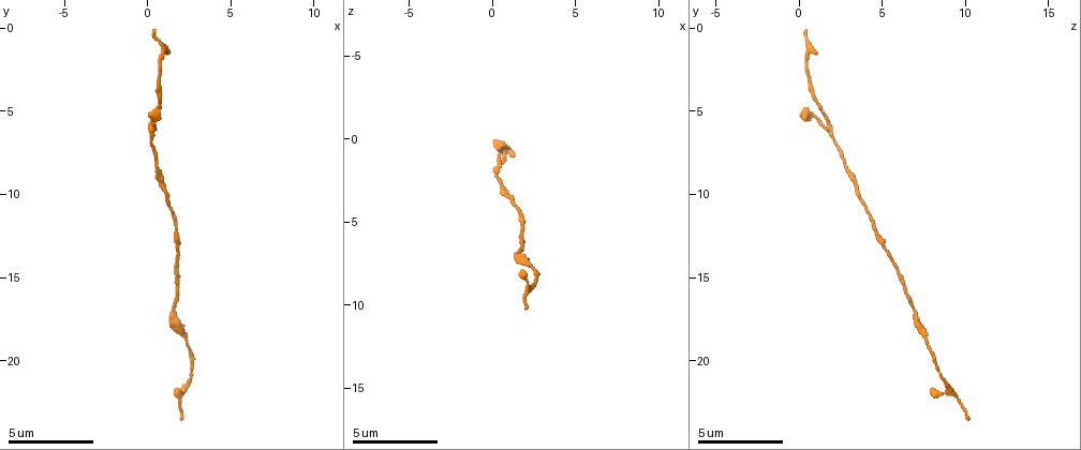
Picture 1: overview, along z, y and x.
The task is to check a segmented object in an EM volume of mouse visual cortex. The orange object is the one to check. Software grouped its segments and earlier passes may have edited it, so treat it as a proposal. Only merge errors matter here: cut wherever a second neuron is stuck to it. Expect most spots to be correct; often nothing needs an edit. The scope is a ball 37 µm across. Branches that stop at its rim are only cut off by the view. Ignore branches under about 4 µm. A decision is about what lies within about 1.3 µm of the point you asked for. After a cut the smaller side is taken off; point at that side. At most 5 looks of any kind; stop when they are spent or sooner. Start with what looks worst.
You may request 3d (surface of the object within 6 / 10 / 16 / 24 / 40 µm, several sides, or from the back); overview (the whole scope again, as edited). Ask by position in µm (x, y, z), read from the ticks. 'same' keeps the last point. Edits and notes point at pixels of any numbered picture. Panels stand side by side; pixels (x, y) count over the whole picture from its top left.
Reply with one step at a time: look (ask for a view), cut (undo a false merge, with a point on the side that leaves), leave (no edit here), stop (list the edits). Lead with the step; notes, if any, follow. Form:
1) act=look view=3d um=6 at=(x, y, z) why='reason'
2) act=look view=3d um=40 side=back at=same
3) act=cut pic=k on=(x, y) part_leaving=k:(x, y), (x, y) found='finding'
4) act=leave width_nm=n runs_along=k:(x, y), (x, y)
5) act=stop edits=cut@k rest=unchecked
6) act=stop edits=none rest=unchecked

act=look view=3d um=10 at=(1.6, 16.5, 6.7)

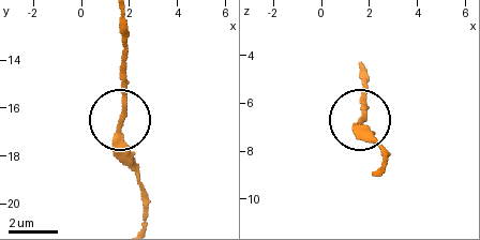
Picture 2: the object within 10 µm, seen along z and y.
act=leave width_nm=180 runs_along=2:(121, 17), (121, 156), (131, 173) found='continuous, no second neuron'

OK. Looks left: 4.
act=look view=3d um=10 at=(1.6, 12.3, 4.7)

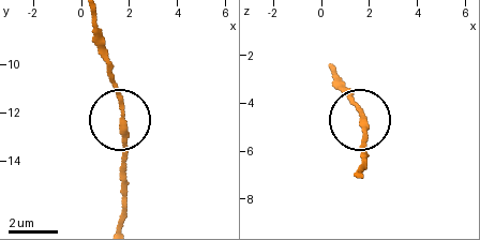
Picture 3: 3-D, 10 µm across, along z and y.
act=leave runs_along=3:(121, 118), (108, 50) found='continuous, no second neuron'

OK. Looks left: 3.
act=look view=3d um=10 at=(0.6, 8.4, 3.0) why='calibre changes'

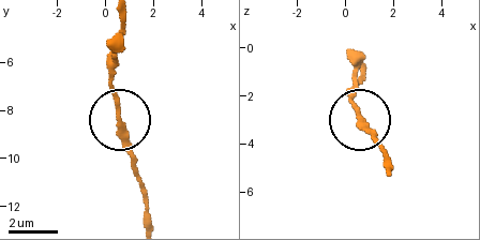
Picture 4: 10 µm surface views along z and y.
act=look view=3d um=10 side=back at=(0.6, 8.4, 2.8)

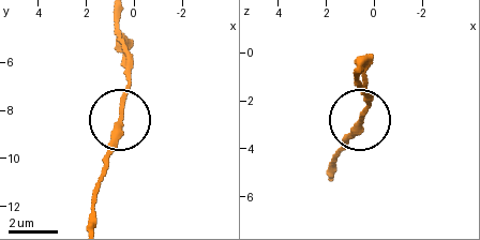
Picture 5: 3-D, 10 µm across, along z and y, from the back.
act=leave width_nm=230 runs_along=5:(94, 208), (124, 93), (124, 64) found='continuous, no second neuron'

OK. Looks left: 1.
act=stop edits=none rest=unchecked

